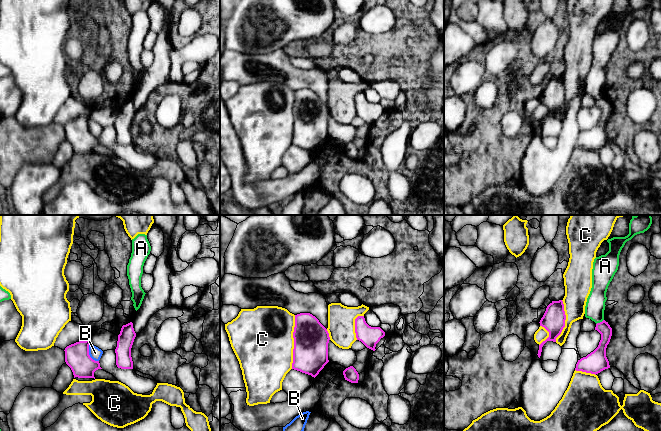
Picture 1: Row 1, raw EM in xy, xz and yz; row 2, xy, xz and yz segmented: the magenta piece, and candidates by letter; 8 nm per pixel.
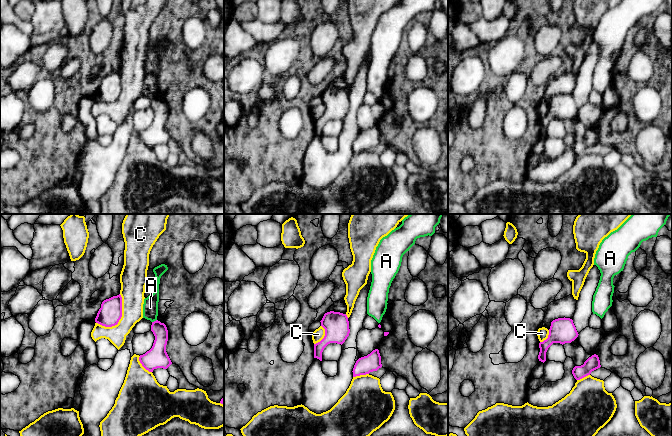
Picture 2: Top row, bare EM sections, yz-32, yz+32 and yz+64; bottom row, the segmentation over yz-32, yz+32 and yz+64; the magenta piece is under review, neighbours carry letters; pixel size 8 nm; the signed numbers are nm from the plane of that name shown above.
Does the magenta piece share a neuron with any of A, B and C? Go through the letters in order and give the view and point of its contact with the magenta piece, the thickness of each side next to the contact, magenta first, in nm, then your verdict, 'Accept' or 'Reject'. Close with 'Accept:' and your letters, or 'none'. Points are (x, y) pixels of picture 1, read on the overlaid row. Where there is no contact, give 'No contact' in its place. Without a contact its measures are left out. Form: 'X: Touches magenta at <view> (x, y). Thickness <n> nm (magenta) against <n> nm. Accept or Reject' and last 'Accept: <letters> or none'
A: Touches magenta at yz (600, 322). Thickness 100 nm (magenta) against 160 nm. Reject
B: Touches magenta at xy (88, 354). Thickness 200 nm (magenta) against 100 nm. Reject
C: Touches magenta at xz (294, 342). Thickness 280 nm (magenta) against 480 nm. Reject
Accept: none

